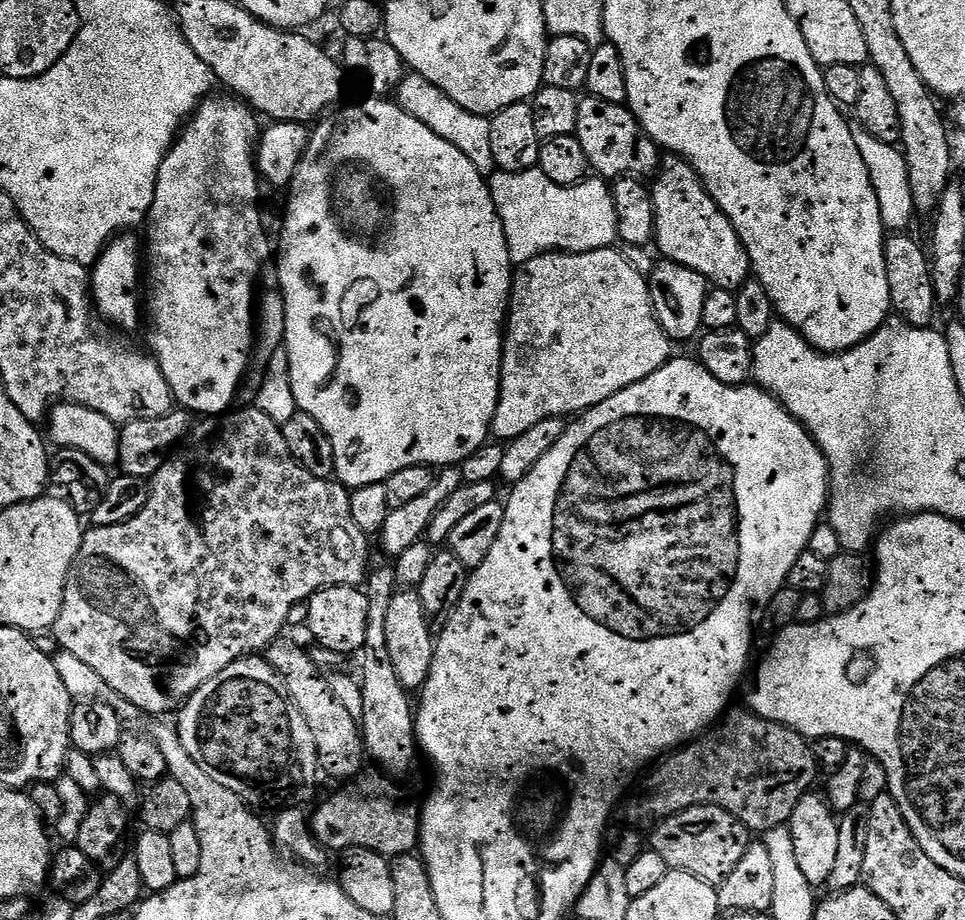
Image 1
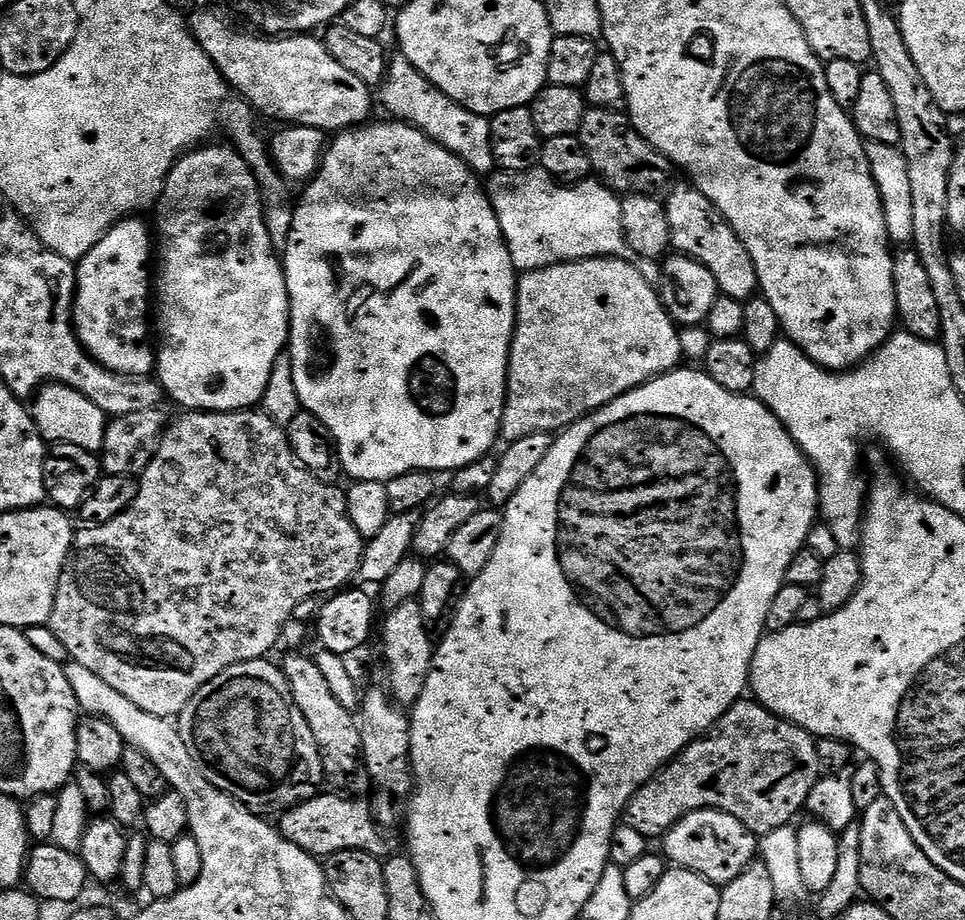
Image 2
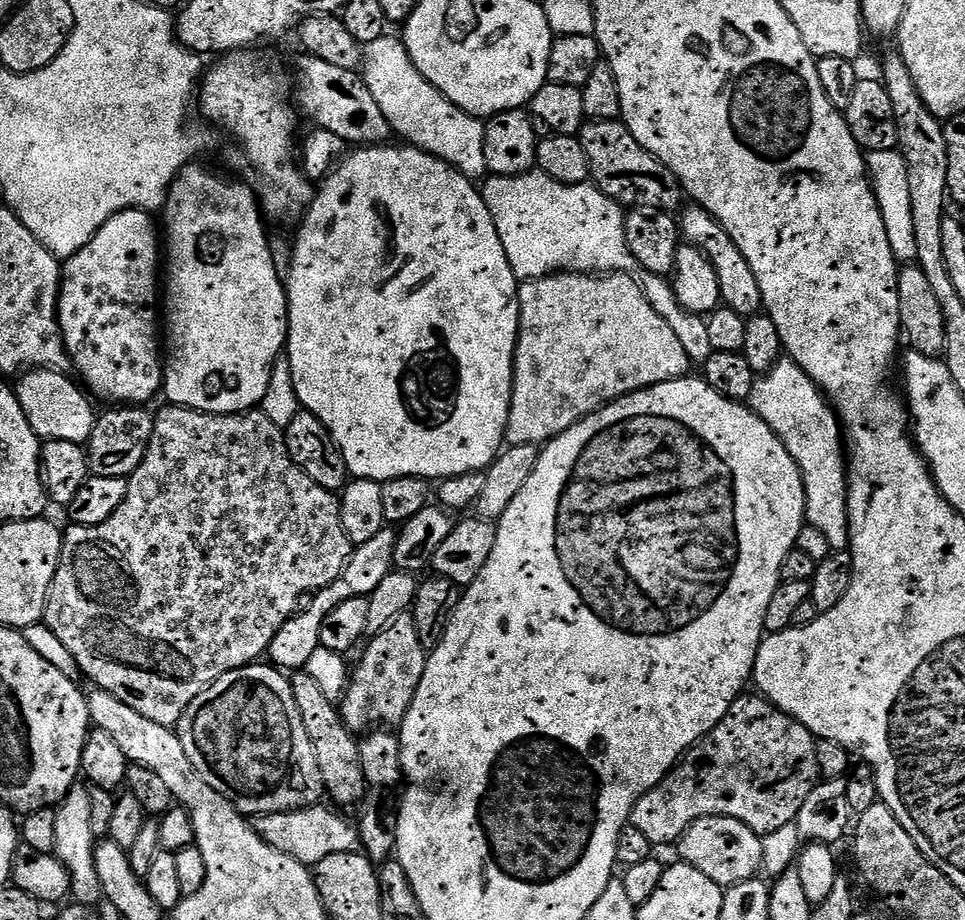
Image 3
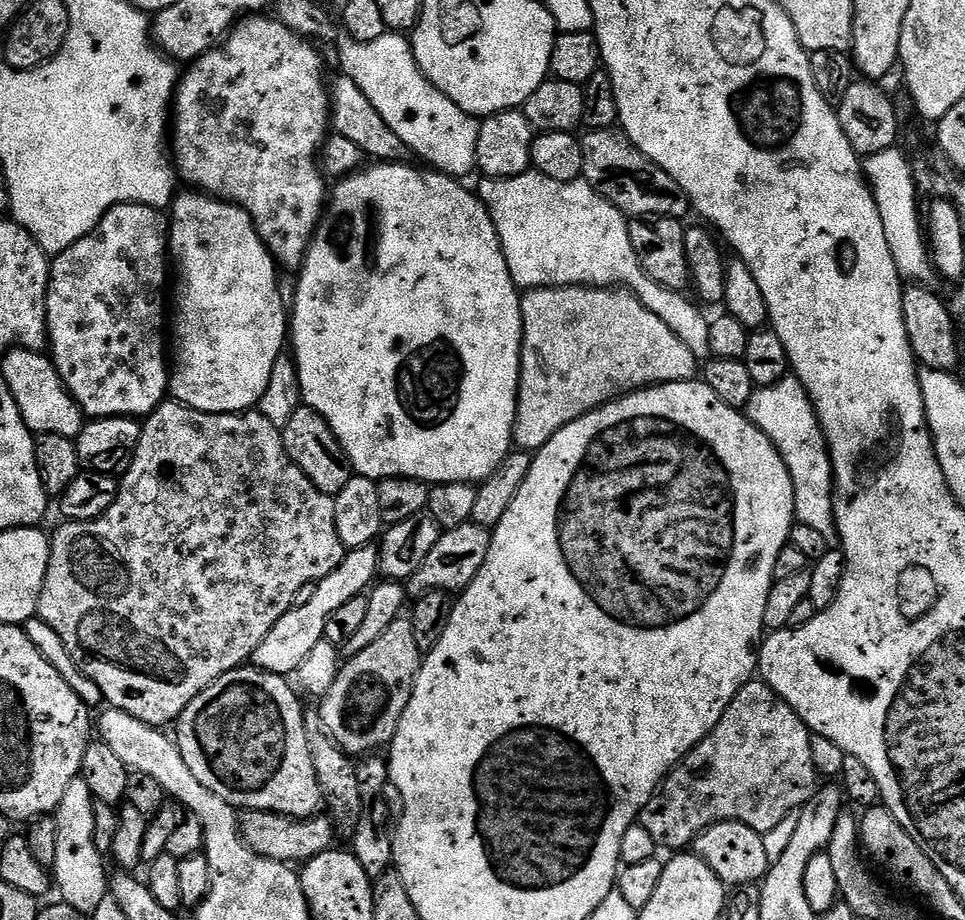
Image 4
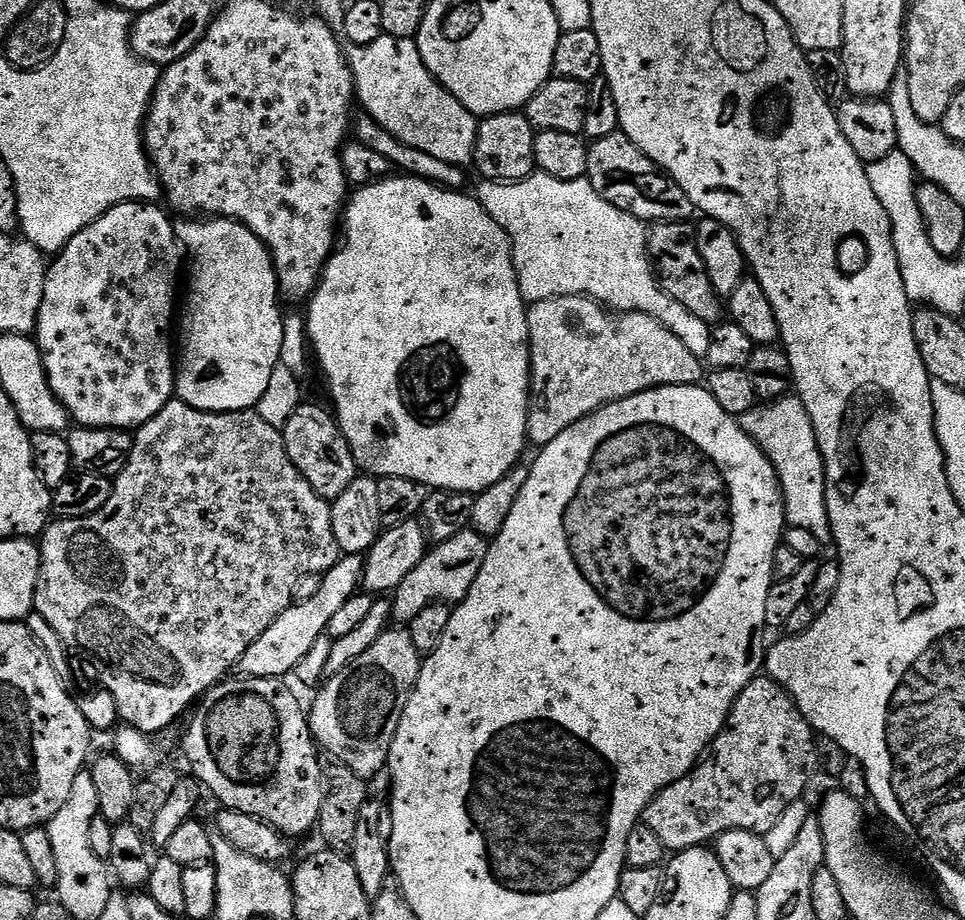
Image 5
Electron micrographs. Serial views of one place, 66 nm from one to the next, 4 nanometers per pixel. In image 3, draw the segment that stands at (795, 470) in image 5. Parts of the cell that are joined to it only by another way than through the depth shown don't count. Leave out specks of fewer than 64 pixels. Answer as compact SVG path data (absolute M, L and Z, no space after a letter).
M780 359L770 371L757 375L754 390L750 390L750 398L746 402L753 412L757 412L778 434L778 438L790 450L790 458L798 466L802 474L802 482L806 490L806 506L804 518L822 530L826 540L834 552L843 552L848 546L848 469L846 467L846 449L842 439L842 425L825 393L810 377L792 360Z

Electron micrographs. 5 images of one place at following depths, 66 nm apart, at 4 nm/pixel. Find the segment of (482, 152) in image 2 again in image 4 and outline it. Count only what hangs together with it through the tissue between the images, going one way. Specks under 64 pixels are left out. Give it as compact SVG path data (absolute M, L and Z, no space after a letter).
M337 35L334 48L340 51L343 75L351 78L358 90L370 98L370 106L382 114L386 126L402 138L413 157L421 156L425 165L443 172L445 176L465 178L471 172L475 173L480 120L466 114L462 106L450 102L442 90L425 78L414 58L412 42L407 35L397 35L395 40L396 52L384 52L383 43L360 44L350 35Z

